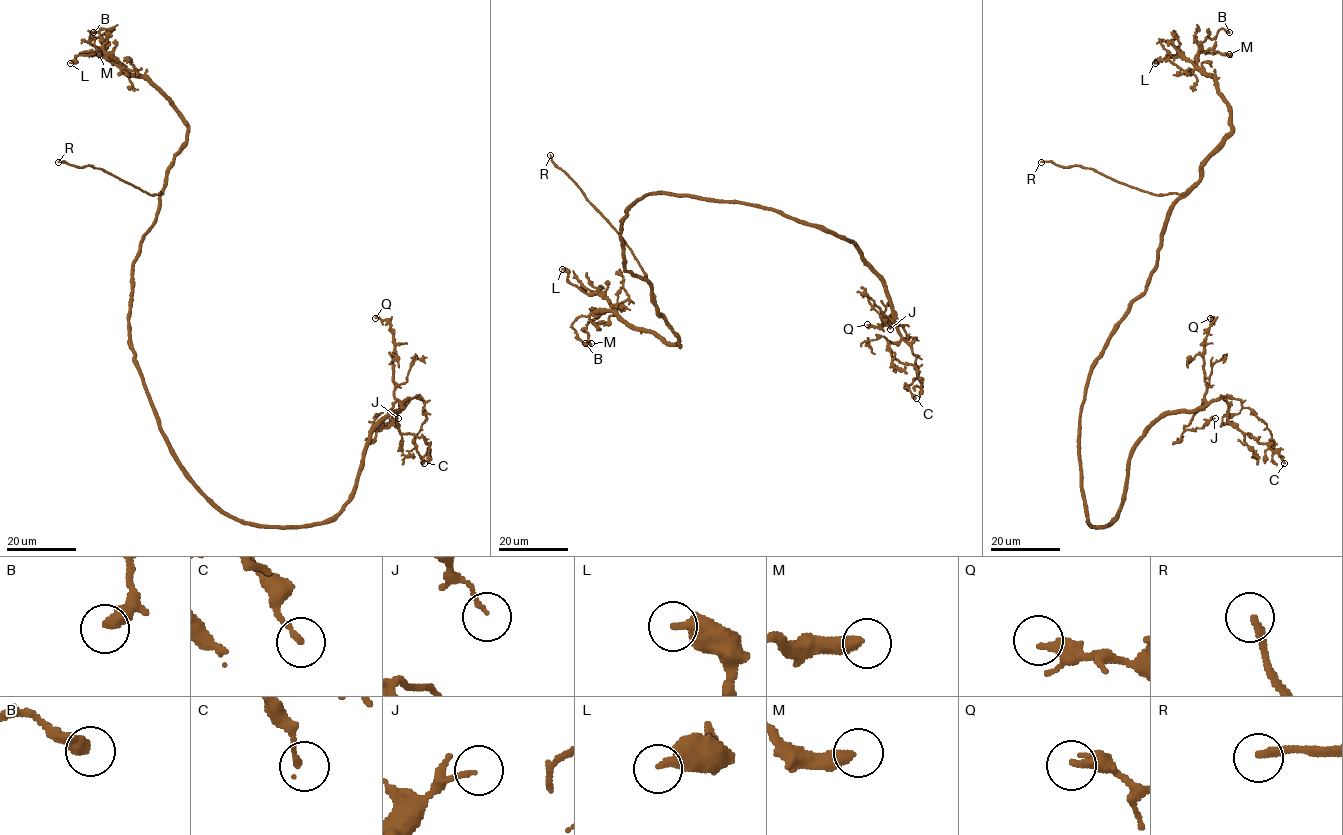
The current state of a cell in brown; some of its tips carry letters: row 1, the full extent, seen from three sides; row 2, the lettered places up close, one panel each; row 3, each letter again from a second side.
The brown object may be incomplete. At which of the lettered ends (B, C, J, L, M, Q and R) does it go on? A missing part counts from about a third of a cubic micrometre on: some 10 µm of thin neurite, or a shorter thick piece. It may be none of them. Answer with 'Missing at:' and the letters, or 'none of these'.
Missing at: R

